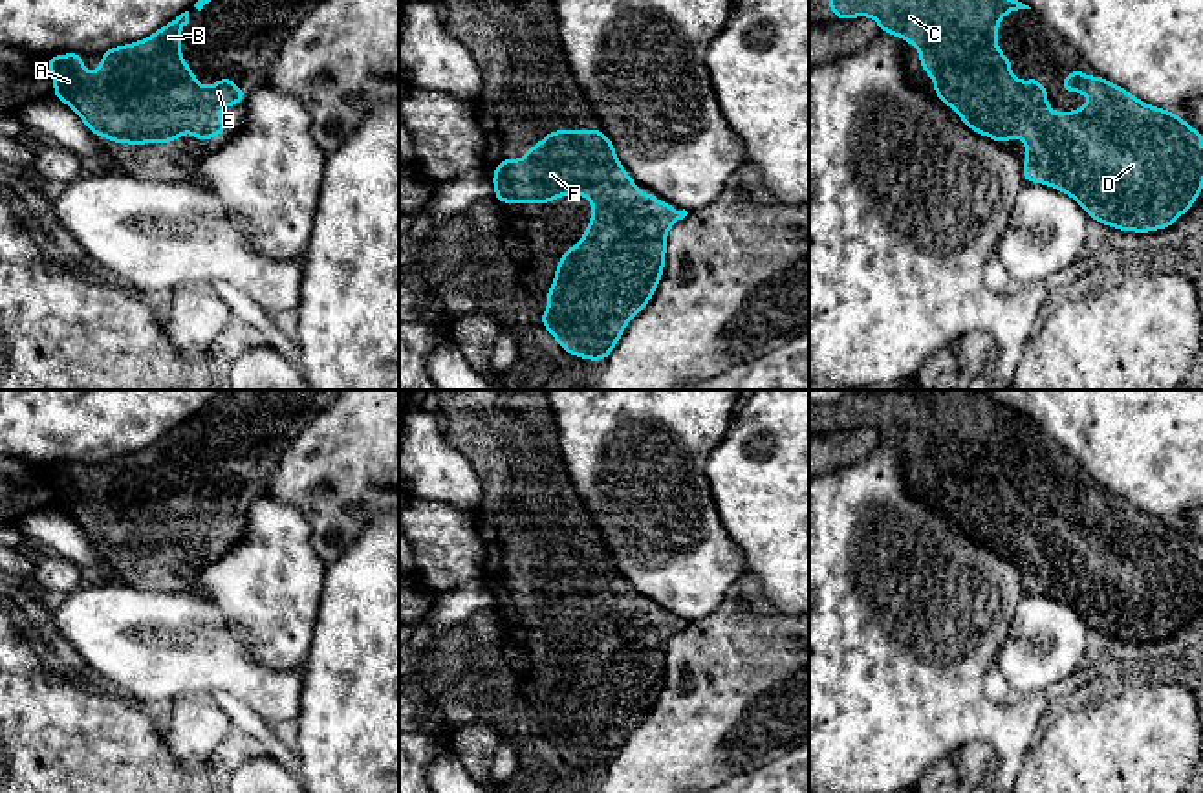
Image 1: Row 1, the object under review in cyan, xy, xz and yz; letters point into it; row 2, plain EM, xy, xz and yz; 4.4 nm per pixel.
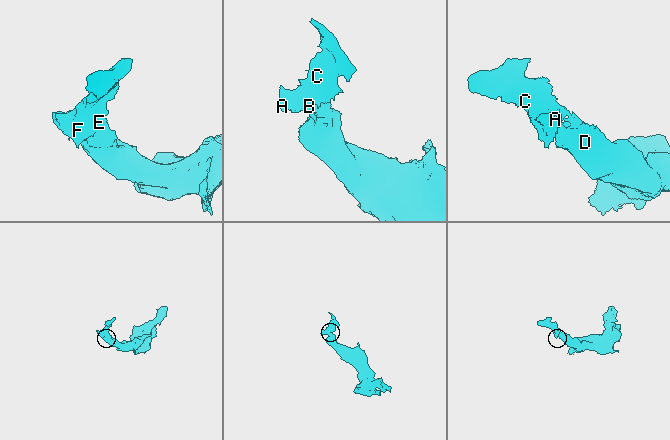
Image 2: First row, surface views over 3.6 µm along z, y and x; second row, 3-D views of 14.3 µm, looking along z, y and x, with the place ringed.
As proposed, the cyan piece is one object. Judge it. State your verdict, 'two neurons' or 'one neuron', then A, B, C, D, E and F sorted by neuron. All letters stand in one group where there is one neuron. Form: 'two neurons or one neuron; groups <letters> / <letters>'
one neuron; groups A B C D E F

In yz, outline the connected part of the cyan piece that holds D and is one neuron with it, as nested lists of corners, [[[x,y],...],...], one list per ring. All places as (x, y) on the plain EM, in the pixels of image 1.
[[[857,390],[855,394],[826,405],[837,430],[872,427],[879,441],[895,445],[919,460],[919,474],[937,496],[930,500],[976,544],[1007,555],[1018,546],[1025,555],[1022,577],[1024,593],[1046,593],[1047,597],[1071,606],[1088,625],[1108,637],[1133,643],[1152,643],[1172,637],[1174,632],[1190,621],[1203,601],[1203,544],[1192,538],[1176,522],[1150,516],[1119,494],[1100,485],[1086,487],[1075,478],[1060,489],[1060,502],[1088,504],[1089,516],[1078,516],[1069,524],[1057,524],[1044,511],[1053,505],[1042,498],[1042,489],[1033,485],[1022,493],[1011,485],[1009,465],[998,462],[998,432],[1011,421],[1031,419],[1009,408],[980,390]]]

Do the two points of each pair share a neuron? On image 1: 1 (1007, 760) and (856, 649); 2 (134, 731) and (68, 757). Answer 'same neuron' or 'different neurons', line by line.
1: same neuron
2: same neuron

